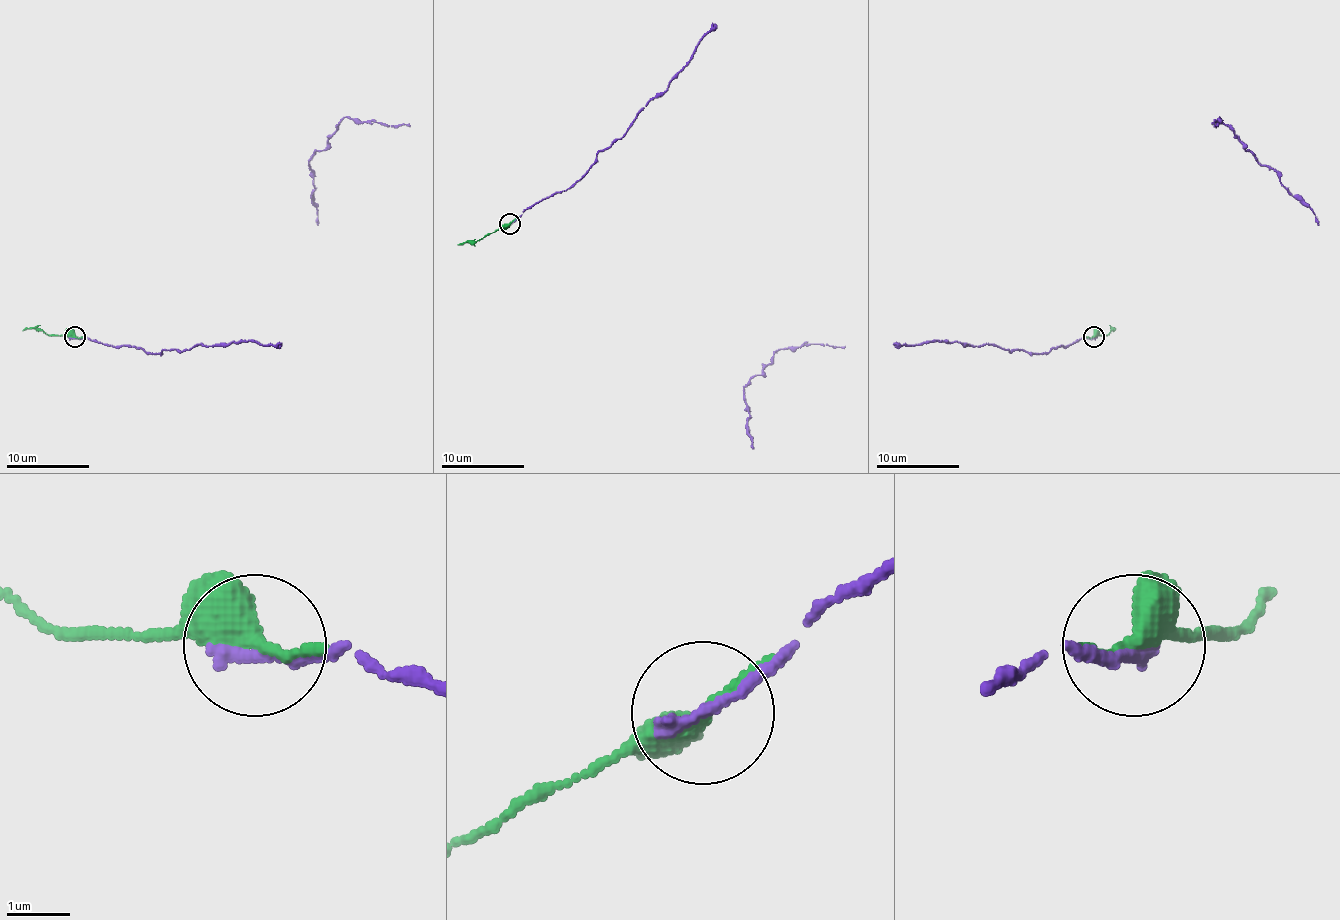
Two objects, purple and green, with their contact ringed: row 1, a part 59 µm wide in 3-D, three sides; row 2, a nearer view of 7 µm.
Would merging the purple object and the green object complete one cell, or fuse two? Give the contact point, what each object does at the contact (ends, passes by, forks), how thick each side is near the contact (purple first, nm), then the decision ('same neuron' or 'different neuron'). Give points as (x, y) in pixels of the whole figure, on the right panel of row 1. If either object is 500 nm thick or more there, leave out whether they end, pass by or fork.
at (1094, 336); purple ends there; green passes by; 260 nm thick on the purple side, 360 nm on the other; same neuron

